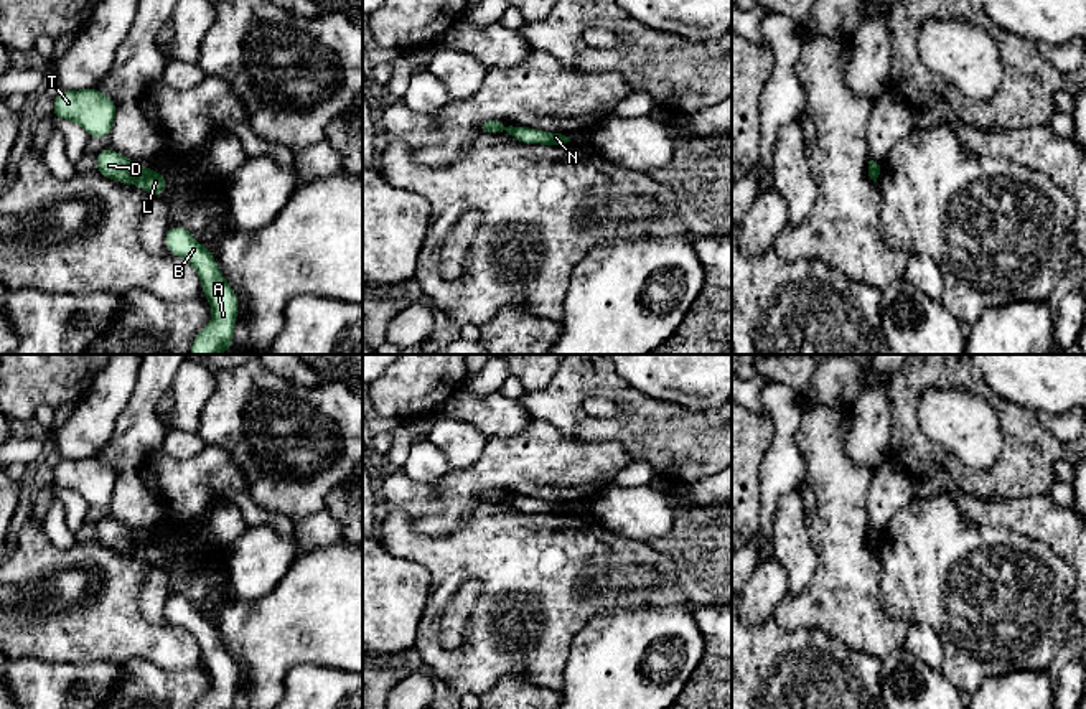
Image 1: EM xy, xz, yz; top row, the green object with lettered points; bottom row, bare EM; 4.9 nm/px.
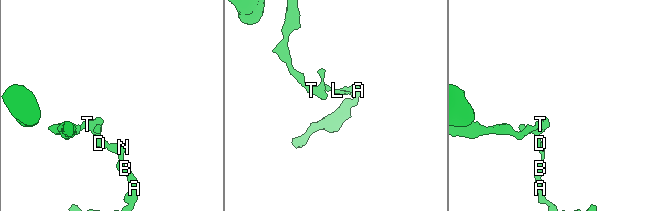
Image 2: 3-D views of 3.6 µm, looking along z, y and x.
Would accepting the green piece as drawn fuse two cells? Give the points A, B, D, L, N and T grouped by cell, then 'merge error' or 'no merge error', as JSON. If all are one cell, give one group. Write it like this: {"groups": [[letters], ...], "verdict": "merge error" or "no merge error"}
{"groups": [["A", "B", "L", "N"], ["D", "T"]], "verdict": "merge error"}

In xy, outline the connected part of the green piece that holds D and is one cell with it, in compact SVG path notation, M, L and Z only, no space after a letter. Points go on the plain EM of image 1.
M104 518L96 523L97 542L124 554L135 552L142 536L133 529L117 523L112 518Z

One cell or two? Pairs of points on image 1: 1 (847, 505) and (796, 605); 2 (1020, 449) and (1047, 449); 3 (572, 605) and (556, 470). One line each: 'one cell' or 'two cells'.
1: one cell
2: one cell
3: two cells

